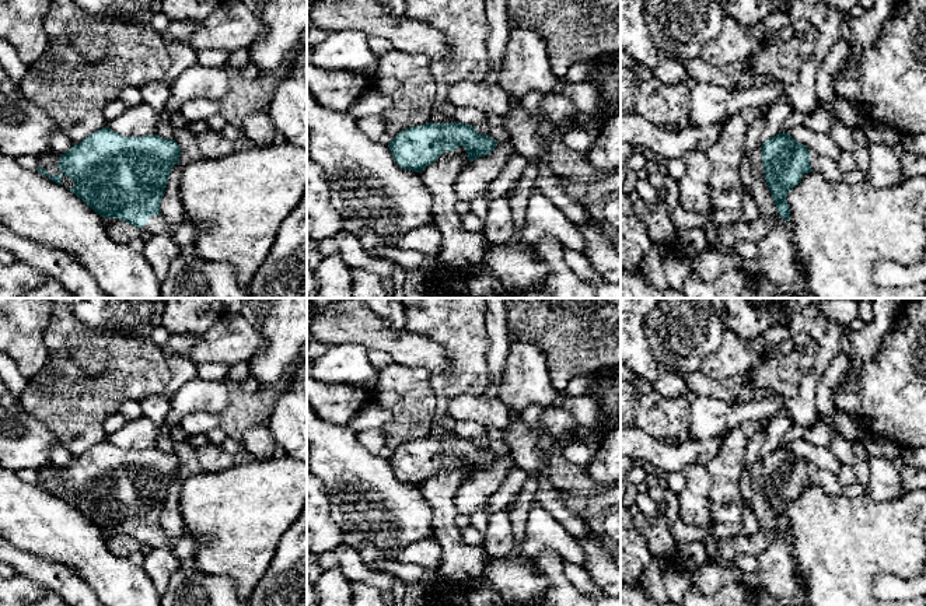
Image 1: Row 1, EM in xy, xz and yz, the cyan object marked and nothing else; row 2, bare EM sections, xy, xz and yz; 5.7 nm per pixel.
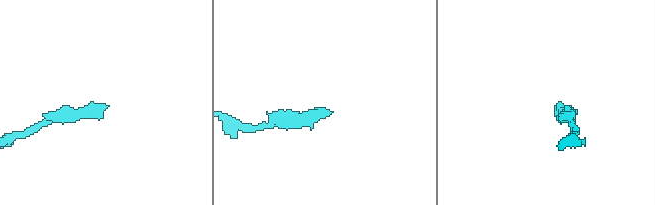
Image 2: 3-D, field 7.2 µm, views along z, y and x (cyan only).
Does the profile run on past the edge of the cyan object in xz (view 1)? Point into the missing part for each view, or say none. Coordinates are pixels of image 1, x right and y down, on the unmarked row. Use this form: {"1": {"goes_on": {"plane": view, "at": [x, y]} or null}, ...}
{"1": {"goes_on": null}}

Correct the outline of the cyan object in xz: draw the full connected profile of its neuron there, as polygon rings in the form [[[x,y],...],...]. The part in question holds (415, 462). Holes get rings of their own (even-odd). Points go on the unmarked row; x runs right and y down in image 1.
[[[424,437],[398,446],[389,456],[394,474],[406,484],[422,486],[444,465],[462,459],[469,476],[490,467],[499,455],[464,437]]]

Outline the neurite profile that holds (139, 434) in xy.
[[[147,417],[127,421],[119,431],[108,435],[108,441],[126,451],[151,449],[157,445],[158,425]]]

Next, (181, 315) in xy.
[[[165,298],[161,326],[170,334],[202,334],[223,316],[221,298]]]

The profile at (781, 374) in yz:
[[[806,339],[789,354],[773,348],[761,355],[747,372],[747,383],[769,389],[773,395],[792,397],[797,395],[800,381],[817,367],[818,343]]]

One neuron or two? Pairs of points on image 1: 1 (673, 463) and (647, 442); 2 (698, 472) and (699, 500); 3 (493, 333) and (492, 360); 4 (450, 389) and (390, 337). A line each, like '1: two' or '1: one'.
1: one
2: one
3: one
4: two

